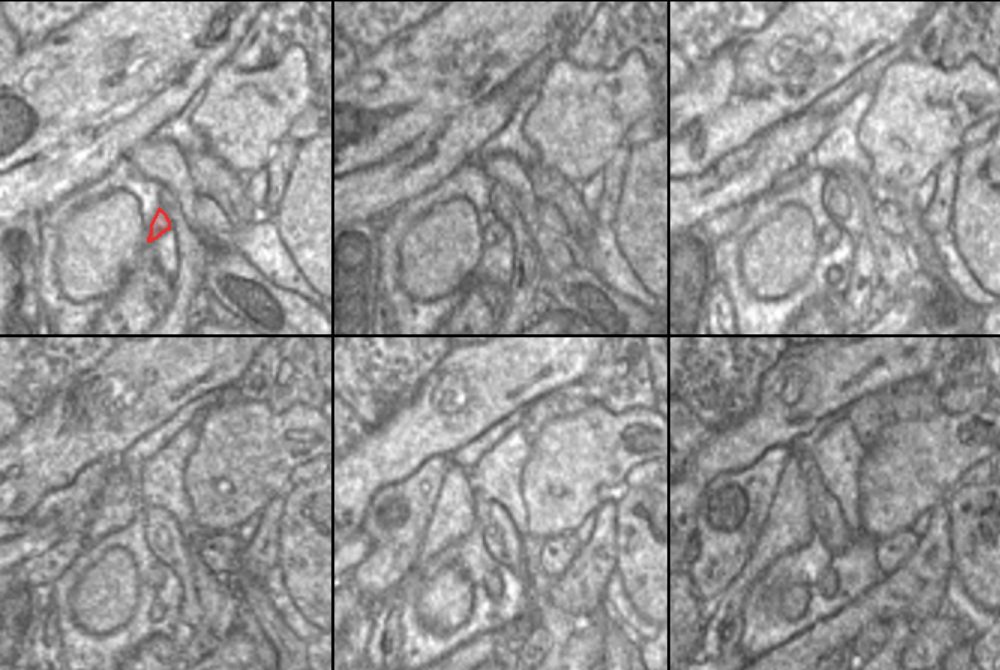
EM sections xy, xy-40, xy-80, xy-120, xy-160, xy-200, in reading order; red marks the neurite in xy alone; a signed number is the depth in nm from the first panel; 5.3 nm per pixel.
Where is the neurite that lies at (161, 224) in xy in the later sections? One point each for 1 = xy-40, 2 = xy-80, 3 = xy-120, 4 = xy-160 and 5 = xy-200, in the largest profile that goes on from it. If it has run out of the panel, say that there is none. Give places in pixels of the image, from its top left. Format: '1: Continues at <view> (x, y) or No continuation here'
1: Continues at xy-40 (495, 230)
2: Continues at xy-80 (829, 237)
3: Continues at xy-120 (156, 576)
4: Continues at xy-160 (492, 583)
5: Continues at xy-200 (828, 583).

